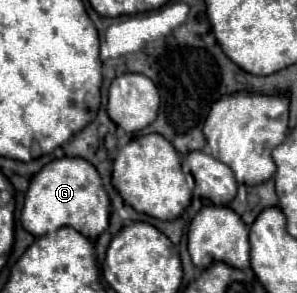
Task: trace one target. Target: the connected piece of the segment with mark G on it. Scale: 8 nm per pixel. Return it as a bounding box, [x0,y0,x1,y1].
[22,158,110,240]

